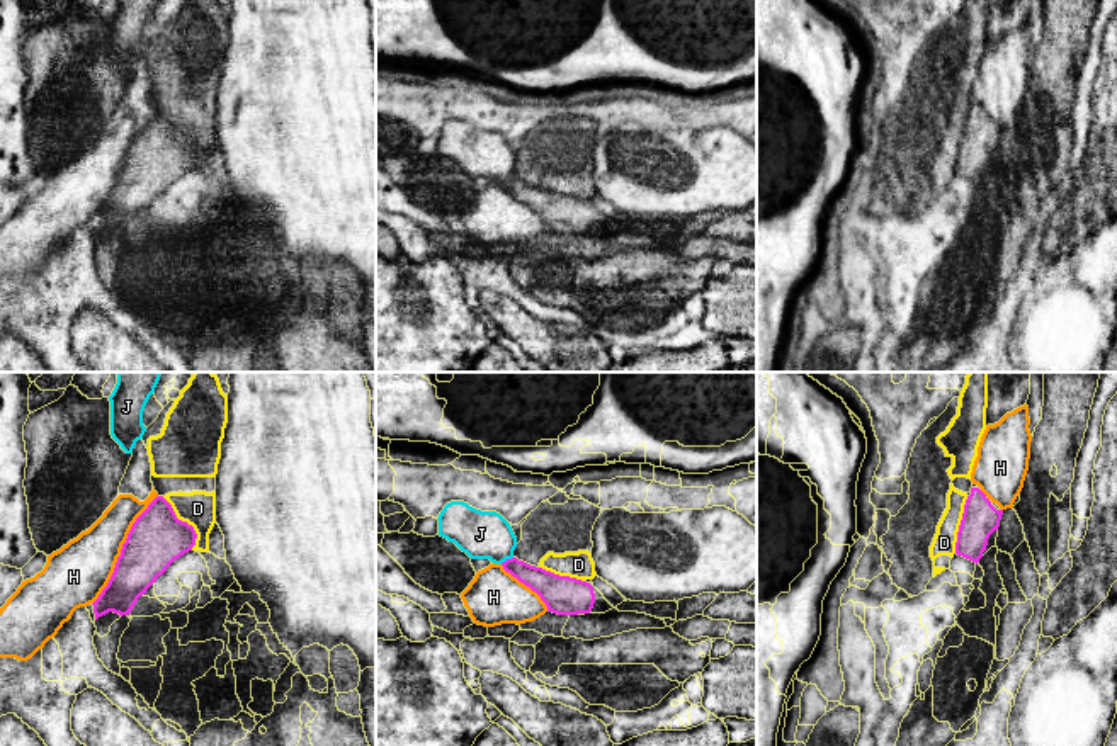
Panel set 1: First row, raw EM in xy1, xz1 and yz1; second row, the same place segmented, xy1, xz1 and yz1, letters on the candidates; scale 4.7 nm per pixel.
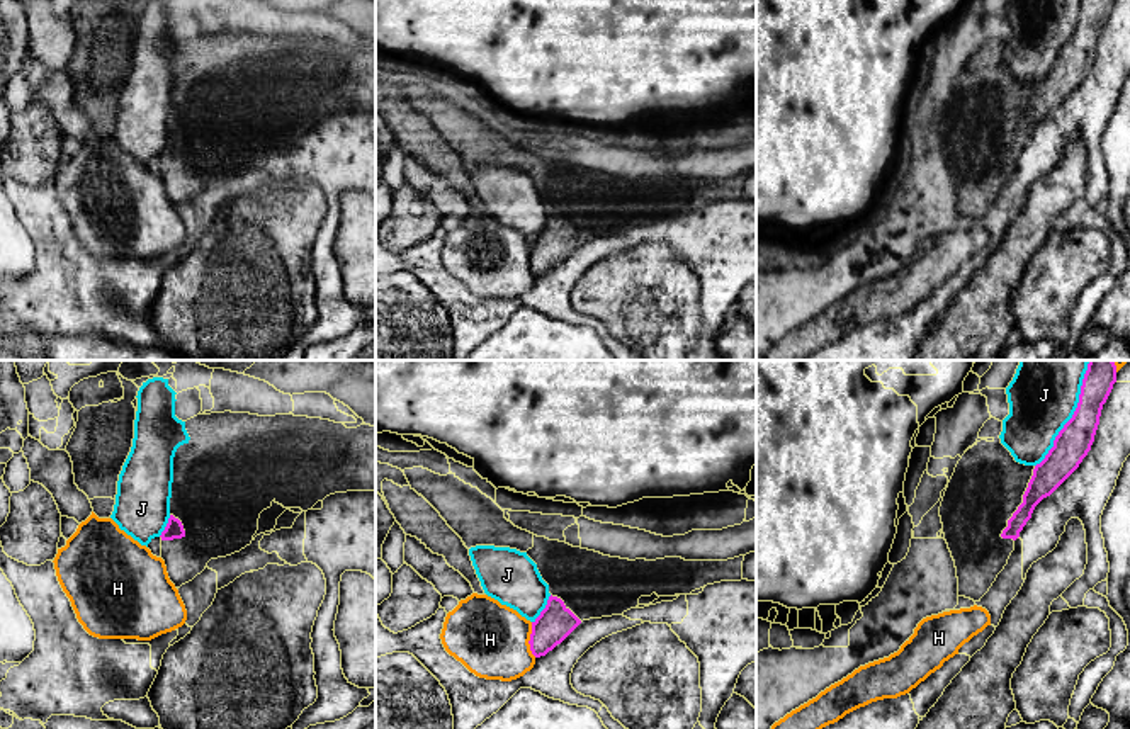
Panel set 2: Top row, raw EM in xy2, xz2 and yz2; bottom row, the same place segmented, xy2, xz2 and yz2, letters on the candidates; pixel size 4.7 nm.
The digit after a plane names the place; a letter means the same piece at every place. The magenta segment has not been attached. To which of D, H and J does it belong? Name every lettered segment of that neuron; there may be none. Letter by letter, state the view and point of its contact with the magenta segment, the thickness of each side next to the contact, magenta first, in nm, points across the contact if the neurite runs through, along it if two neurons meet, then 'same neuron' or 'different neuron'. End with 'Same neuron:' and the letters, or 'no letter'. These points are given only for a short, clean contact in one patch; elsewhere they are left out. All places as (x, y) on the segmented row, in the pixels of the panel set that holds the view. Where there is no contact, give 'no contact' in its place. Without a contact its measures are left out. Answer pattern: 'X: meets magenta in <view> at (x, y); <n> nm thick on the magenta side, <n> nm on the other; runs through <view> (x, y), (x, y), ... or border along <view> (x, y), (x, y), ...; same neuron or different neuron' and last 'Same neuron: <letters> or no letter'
D: meets magenta in xy1 at (186, 522); 260 nm thick on the magenta side, 170 nm on the other; border along xy1 (162, 497), (174, 514), (192, 527), (196, 534), (192, 549); different neuron
H: meets magenta in xy1 at (121, 549); 260 nm thick on the magenta side, 280 nm on the other; different neuron
J: meets magenta in yz2 at (1074, 413); 170 nm thick on the magenta side, 320 nm on the other; different neuron
Same neuron: no letter

